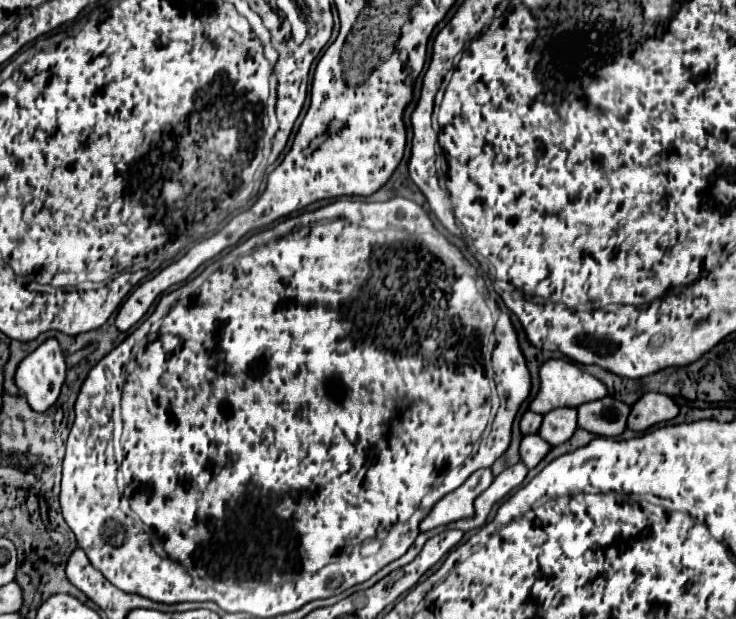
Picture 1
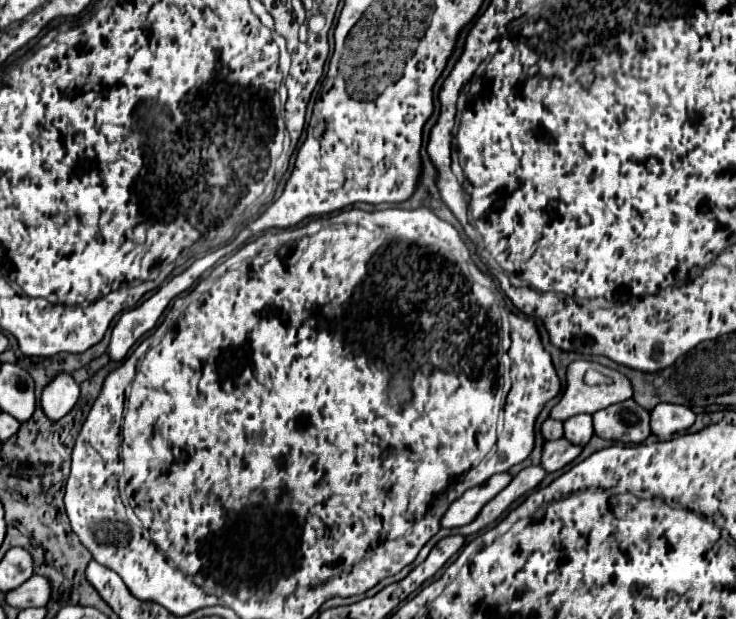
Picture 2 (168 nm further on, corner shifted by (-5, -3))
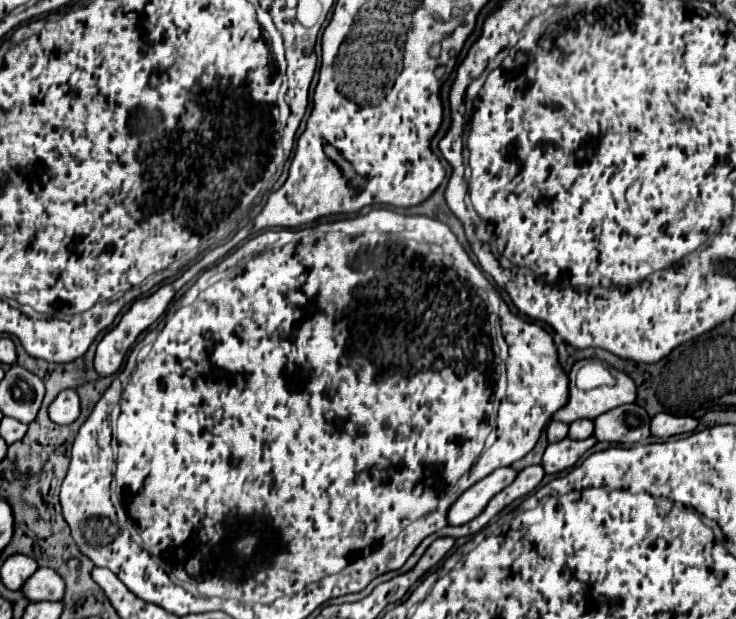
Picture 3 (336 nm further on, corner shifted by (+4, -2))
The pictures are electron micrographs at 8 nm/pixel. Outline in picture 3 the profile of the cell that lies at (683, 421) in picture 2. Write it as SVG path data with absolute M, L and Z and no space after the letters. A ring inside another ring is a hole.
M658 414L652 418L652 436L656 438L670 438L686 432L694 432L698 426L696 418L690 416L672 416L672 414Z

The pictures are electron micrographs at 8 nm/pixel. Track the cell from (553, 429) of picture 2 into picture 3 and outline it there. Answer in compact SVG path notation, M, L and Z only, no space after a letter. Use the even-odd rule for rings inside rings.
M552 420L546 428L546 434L548 434L548 442L558 442L558 440L564 440L568 436L568 424L564 422L558 422L558 420Z

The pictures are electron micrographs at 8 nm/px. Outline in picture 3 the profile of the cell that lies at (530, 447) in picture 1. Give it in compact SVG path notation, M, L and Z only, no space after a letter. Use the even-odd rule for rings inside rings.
M594 436L586 438L586 440L570 440L564 438L560 442L554 442L546 448L544 452L544 460L542 466L548 474L558 474L564 472L568 468L572 468L586 450L590 450L598 440Z

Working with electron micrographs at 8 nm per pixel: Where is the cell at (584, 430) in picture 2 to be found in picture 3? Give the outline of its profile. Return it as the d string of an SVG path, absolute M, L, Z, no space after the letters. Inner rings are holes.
M576 420L570 426L568 438L572 438L572 440L586 440L592 434L594 434L594 420Z

